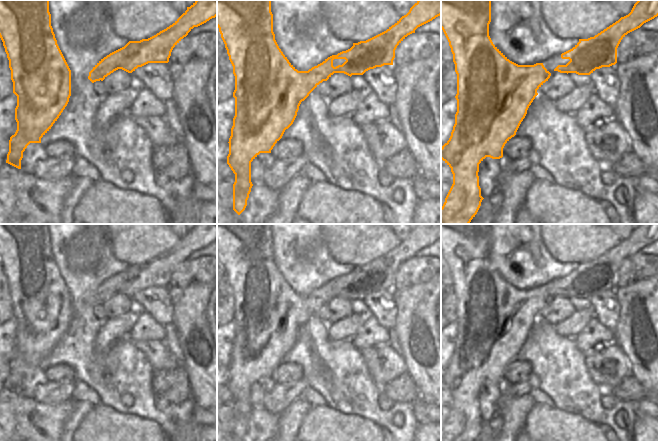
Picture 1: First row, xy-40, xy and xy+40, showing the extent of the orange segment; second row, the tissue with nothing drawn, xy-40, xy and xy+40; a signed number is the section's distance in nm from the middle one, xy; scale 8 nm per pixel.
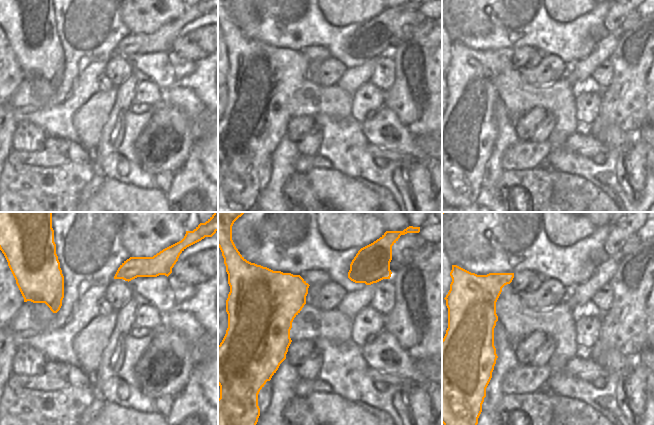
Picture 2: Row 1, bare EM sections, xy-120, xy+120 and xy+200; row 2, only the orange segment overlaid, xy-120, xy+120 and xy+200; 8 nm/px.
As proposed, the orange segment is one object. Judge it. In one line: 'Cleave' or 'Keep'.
Cleave

